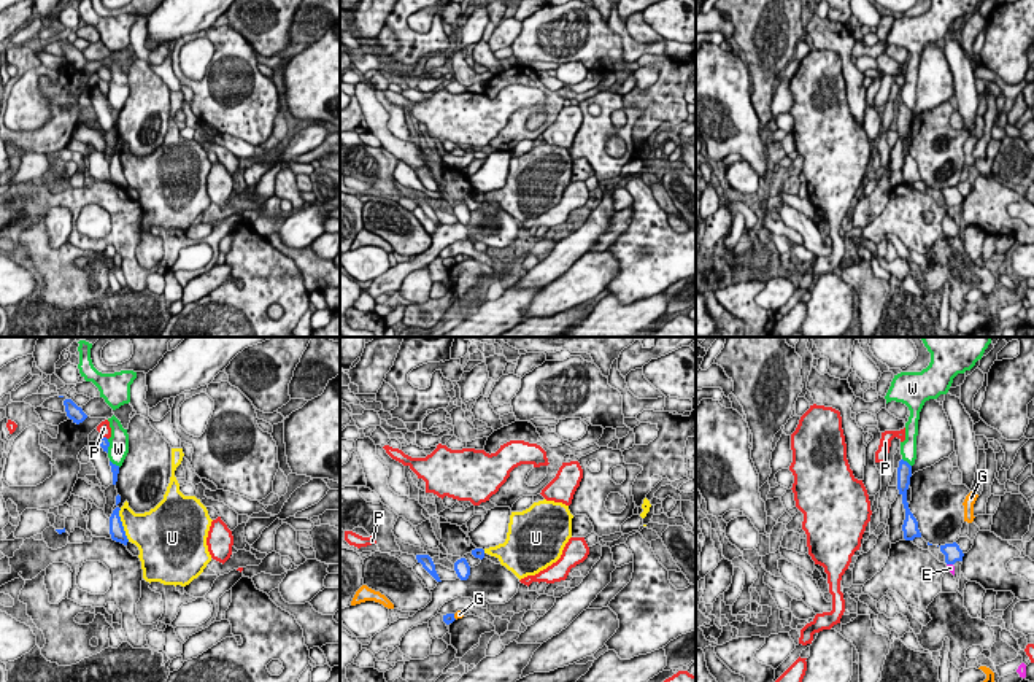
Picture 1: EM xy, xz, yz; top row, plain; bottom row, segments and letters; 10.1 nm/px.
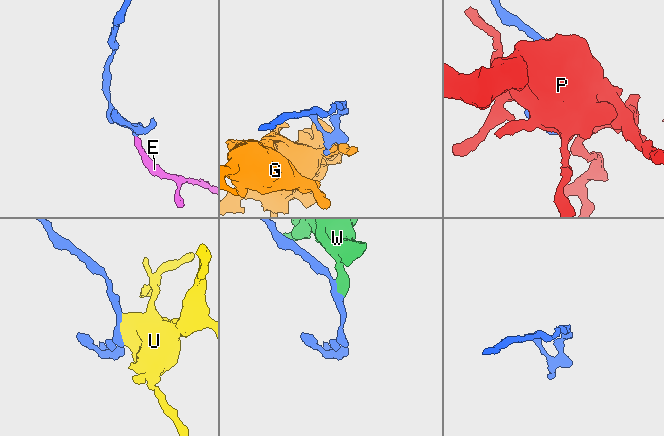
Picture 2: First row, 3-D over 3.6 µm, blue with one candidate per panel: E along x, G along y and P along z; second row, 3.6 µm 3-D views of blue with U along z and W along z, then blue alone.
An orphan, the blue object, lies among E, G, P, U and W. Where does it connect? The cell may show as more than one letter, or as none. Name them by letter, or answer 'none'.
E

